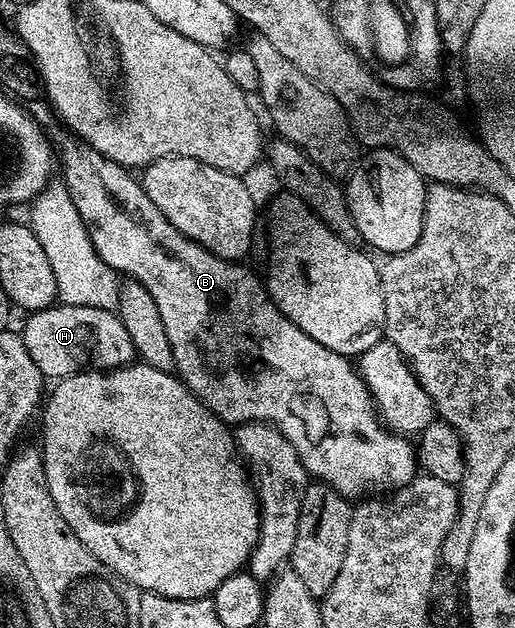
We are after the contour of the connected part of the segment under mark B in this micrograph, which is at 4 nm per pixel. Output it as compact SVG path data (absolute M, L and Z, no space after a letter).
M60 130L54 136L51 136L52 143L55 145L55 156L59 161L59 176L65 185L67 194L71 202L75 202L75 210L79 210L79 218L89 231L91 242L99 254L99 258L114 272L130 280L138 280L151 294L156 308L159 310L159 318L163 318L163 330L167 330L167 342L171 344L171 354L175 354L176 375L185 383L193 393L198 396L205 405L210 408L220 420L225 421L230 426L238 424L248 424L250 422L264 422L274 426L286 426L285 424L309 424L309 456L307 452L307 471L314 481L329 484L346 498L369 498L374 494L388 494L396 489L410 484L414 476L418 475L419 465L417 463L417 453L414 445L406 437L392 432L383 423L378 411L377 405L373 403L373 397L369 395L369 388L365 385L365 379L361 377L360 371L355 367L354 361L348 356L340 356L335 350L327 350L327 346L319 346L315 338L303 334L295 322L291 322L282 312L277 309L273 299L269 297L266 285L257 281L257 276L252 272L252 267L244 268L244 263L224 260L215 254L211 254L199 242L184 236L147 198L144 188L141 186L140 179L130 169L122 164L116 164L111 158L99 154L90 146L82 142L76 135L68 131Z

